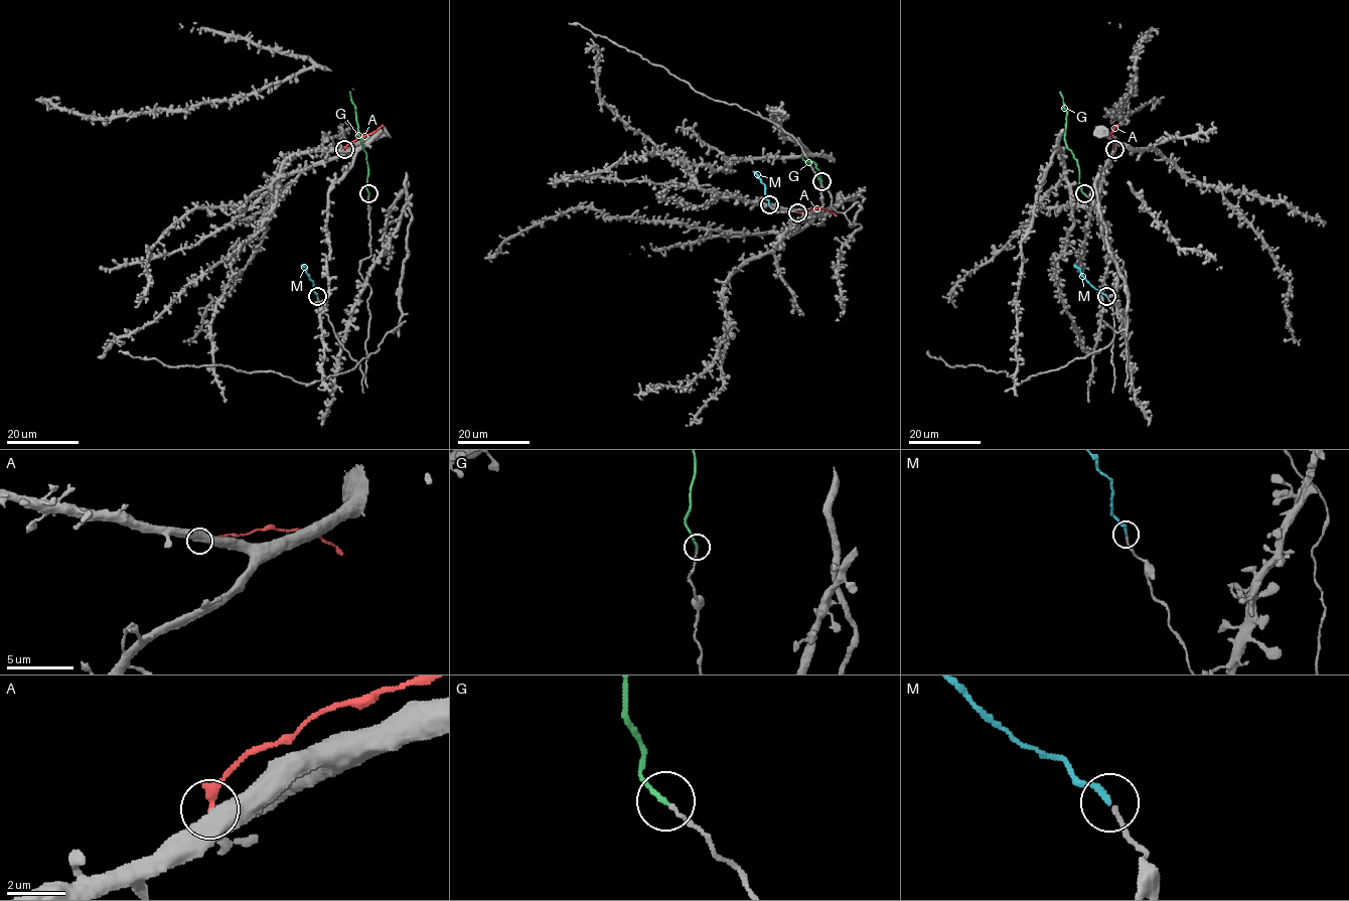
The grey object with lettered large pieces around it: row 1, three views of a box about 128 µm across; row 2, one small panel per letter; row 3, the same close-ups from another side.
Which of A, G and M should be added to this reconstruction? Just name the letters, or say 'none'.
G, M

